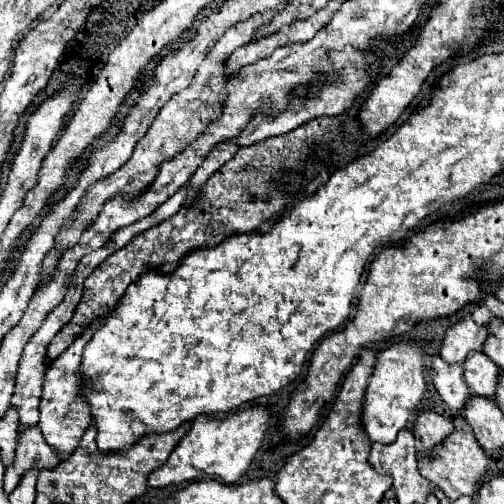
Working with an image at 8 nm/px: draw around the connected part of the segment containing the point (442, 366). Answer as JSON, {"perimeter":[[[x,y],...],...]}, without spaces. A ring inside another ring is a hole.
{"perimeter":[[[434,357],[432,363],[432,383],[440,393],[442,401],[454,411],[460,413],[466,407],[466,401],[472,397],[470,389],[462,377],[462,365],[450,365],[442,357]]]}

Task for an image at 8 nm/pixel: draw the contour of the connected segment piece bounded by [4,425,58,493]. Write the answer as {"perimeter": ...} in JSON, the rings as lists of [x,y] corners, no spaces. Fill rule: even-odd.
{"perimeter":[[[30,425],[30,429],[18,433],[16,457],[14,457],[12,465],[6,467],[6,475],[4,475],[6,493],[14,491],[14,487],[18,485],[20,477],[26,471],[44,469],[44,467],[50,469],[54,465],[58,465],[58,453],[54,453],[54,449],[50,449],[50,445],[46,445],[38,425]]]}

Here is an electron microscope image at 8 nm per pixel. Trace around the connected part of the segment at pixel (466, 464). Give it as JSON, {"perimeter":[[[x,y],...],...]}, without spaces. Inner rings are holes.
{"perimeter":[[[454,431],[450,437],[442,443],[442,447],[436,449],[436,459],[430,461],[424,453],[418,453],[420,459],[420,473],[436,483],[450,499],[458,499],[462,495],[476,495],[480,489],[480,479],[488,473],[488,455],[478,445],[474,431]]]}

